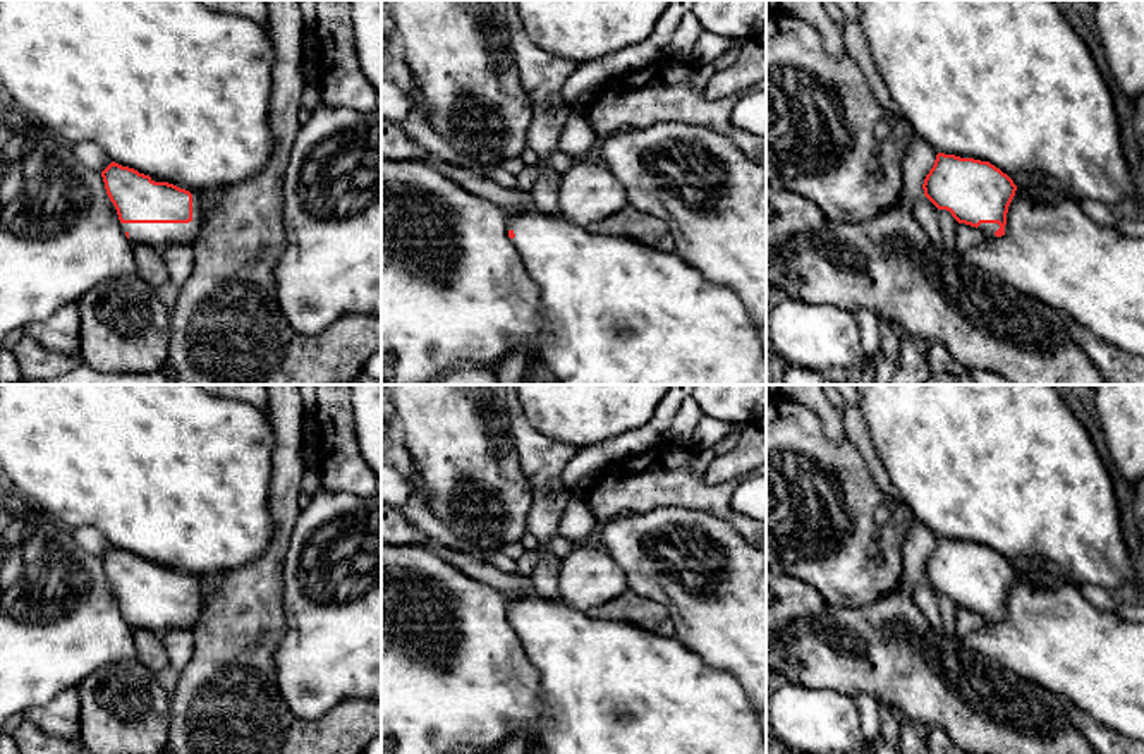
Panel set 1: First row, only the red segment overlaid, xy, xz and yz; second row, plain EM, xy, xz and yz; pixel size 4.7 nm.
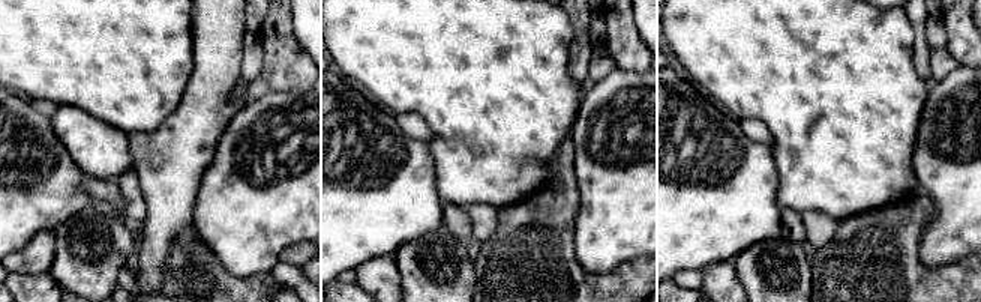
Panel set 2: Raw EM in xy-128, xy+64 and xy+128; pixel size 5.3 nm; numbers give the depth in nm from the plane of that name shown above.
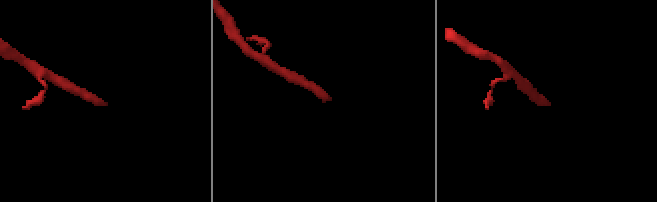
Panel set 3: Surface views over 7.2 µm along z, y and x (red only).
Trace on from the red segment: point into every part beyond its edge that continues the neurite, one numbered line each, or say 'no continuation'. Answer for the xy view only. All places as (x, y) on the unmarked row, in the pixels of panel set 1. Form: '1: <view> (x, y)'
1: xy (177, 476)

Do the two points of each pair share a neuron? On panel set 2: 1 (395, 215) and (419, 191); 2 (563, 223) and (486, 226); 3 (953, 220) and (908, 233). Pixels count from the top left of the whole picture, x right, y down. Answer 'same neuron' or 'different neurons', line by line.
1: same neuron
2: different neurons
3: different neurons

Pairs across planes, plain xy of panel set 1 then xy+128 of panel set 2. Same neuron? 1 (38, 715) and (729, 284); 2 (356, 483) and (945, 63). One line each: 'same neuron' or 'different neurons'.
1: same neuron
2: different neurons

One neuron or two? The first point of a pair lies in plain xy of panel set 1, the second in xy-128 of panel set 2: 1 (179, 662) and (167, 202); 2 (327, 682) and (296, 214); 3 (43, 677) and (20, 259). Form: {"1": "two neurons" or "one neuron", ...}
{"1": "two neurons", "2": "one neuron", "3": "two neurons"}

